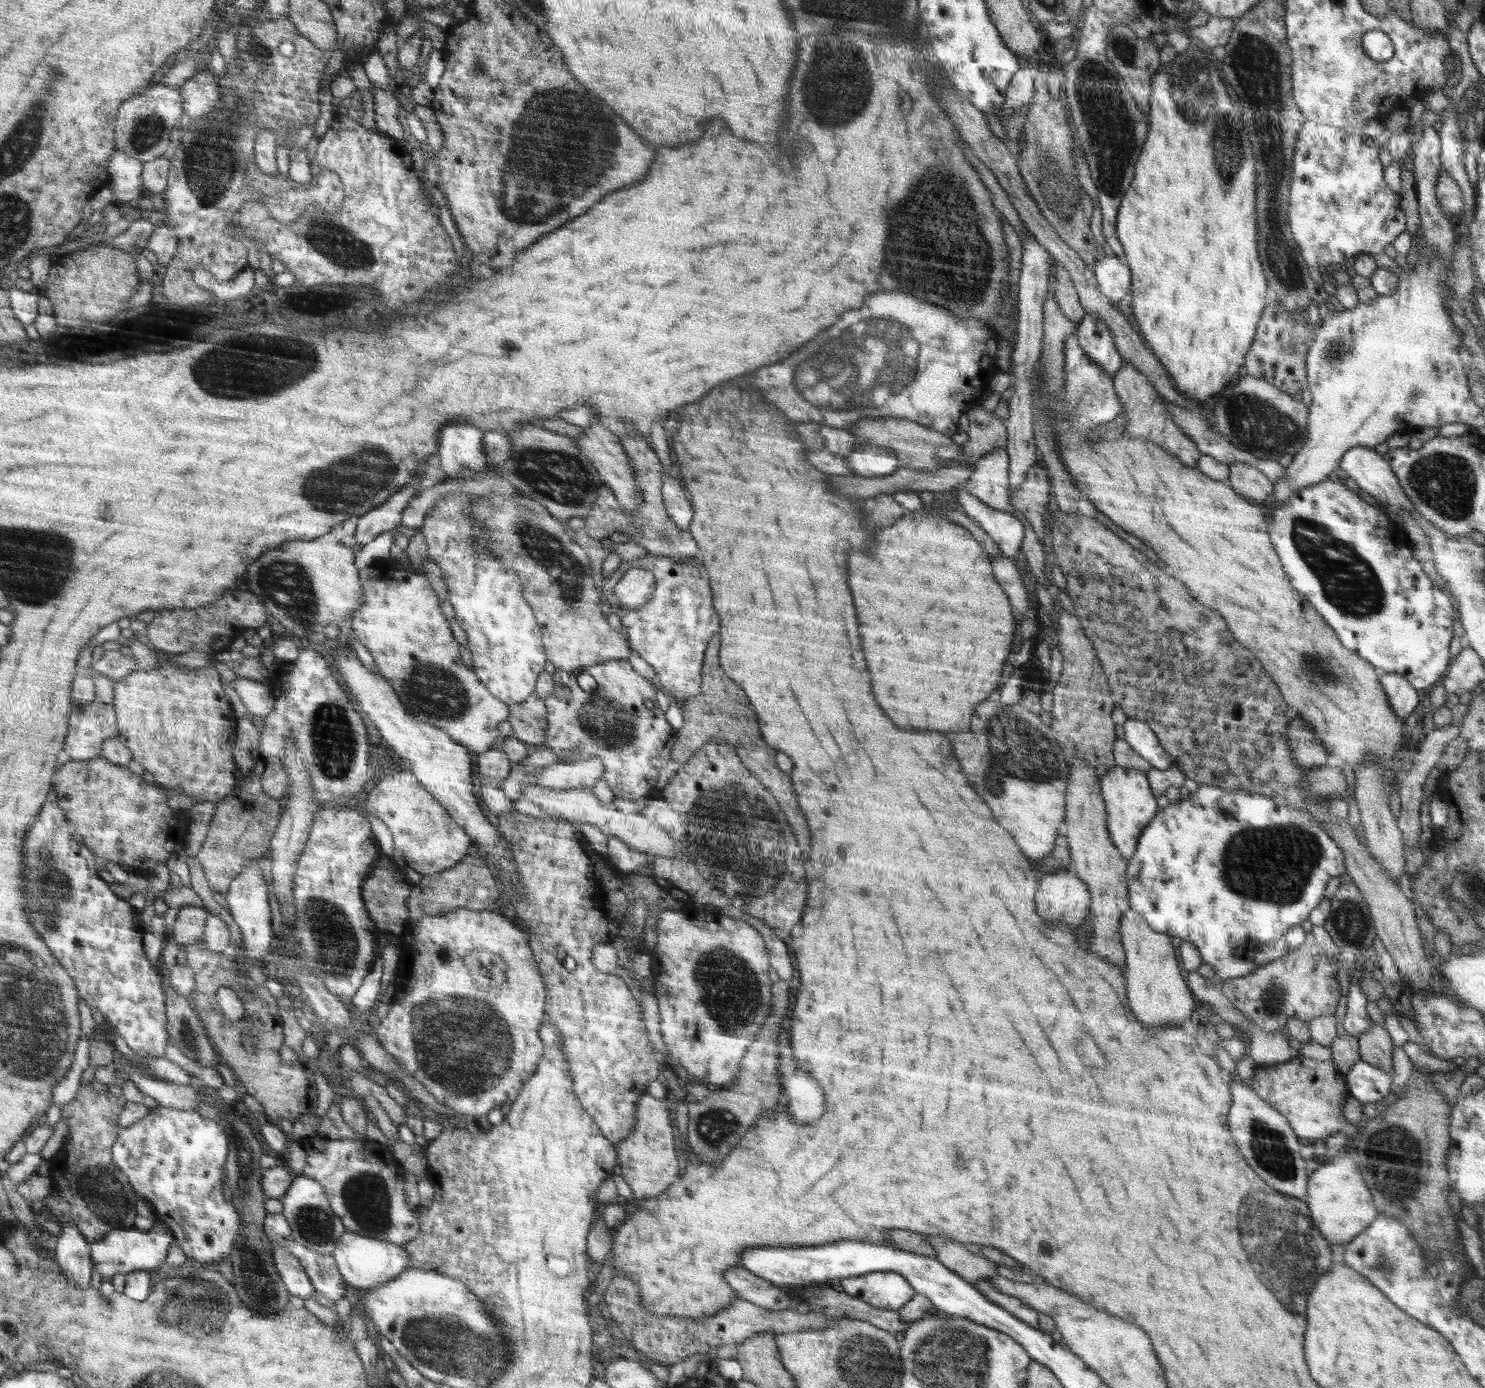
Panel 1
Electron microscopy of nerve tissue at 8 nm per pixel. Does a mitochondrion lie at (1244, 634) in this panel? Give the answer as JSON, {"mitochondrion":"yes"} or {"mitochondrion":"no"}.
{"mitochondrion":"no"}

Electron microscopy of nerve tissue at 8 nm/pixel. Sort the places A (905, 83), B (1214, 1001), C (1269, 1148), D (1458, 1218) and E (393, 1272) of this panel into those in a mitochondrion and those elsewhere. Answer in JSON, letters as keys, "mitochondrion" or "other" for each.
{"A":"other","B":"other","C":"mitochondrion","D":"other","E":"other"}

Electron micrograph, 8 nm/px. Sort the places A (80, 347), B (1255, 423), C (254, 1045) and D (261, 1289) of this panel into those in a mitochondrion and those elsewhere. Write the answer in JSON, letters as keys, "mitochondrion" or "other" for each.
{"A":"mitochondrion","B":"mitochondrion","C":"mitochondrion","D":"mitochondrion"}

